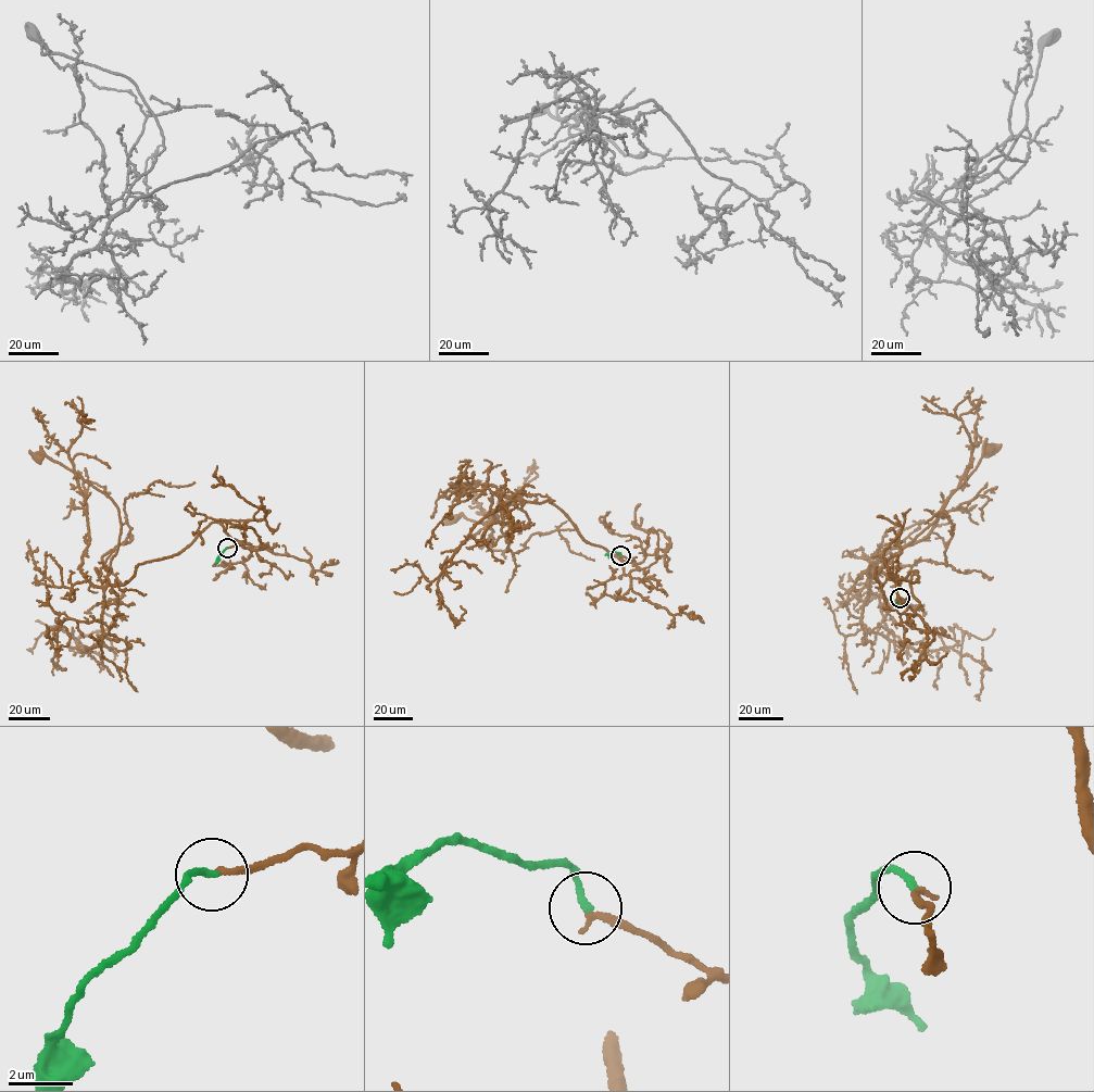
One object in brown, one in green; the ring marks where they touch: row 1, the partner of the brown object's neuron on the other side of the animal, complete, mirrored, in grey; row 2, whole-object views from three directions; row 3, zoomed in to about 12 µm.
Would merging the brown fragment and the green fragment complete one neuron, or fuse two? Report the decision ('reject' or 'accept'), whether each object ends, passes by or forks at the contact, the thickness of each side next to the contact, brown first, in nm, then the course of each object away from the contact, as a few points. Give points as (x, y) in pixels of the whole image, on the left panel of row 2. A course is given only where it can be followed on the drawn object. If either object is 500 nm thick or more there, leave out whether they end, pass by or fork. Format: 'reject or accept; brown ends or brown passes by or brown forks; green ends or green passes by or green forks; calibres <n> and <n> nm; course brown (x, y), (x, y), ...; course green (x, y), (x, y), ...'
accept; brown ends; green ends; calibres 200 and 220 nm; course brown (227, 547), (247, 543), (212, 523), (180, 552), (108, 584), (122, 529), (117, 506), (77, 474), (39, 457); course green (227, 548), (214, 564)

